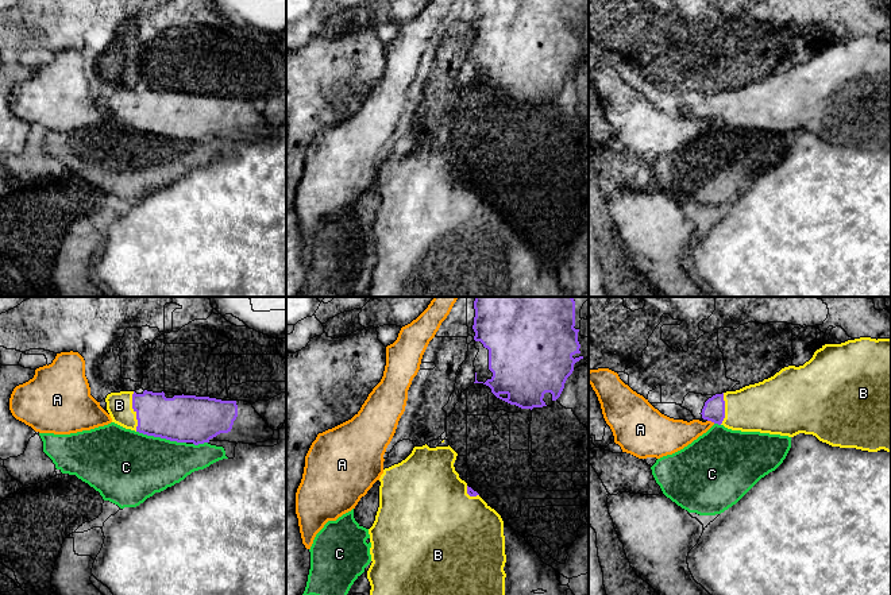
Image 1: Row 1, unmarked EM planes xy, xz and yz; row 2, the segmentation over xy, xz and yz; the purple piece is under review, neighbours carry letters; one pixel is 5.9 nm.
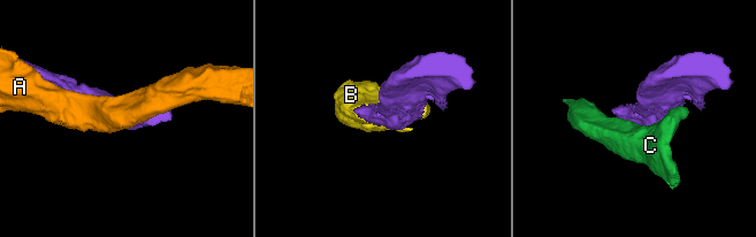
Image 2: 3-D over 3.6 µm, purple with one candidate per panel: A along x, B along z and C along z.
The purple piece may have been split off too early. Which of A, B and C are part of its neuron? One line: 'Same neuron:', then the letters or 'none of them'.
Same neuron: B

